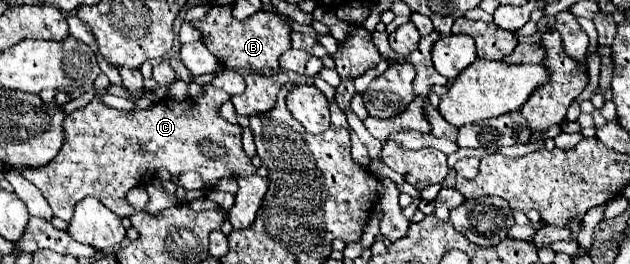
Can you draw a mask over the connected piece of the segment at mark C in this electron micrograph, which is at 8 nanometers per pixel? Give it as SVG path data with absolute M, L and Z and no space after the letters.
M205 85L205 95L189 97L181 103L163 99L151 109L119 111L103 105L97 97L85 107L73 111L63 121L65 141L55 159L41 169L17 169L37 185L51 205L55 217L69 221L77 201L85 197L99 199L117 215L131 215L125 193L141 185L145 175L165 167L171 175L195 171L203 179L203 189L213 191L225 177L255 175L251 159L241 147L241 127L217 115L217 107L229 99L227 93Z

